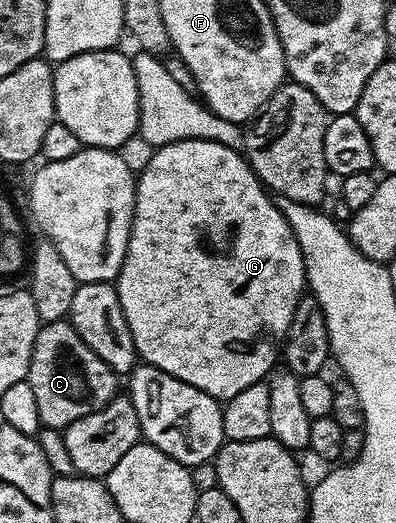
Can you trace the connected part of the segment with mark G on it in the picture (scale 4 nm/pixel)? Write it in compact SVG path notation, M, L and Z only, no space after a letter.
M181 139L177 143L158 146L152 153L155 154L148 159L147 166L141 171L138 170L135 183L135 214L131 220L127 254L117 278L121 311L125 311L125 323L129 323L135 352L146 364L157 367L225 403L233 395L237 395L237 391L245 391L245 387L264 380L280 360L293 311L297 311L297 303L308 288L301 247L285 215L275 206L275 197L253 172L246 156L239 149L209 139Z

